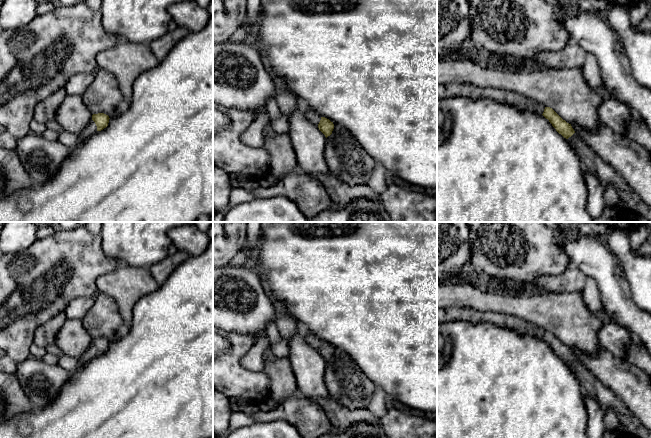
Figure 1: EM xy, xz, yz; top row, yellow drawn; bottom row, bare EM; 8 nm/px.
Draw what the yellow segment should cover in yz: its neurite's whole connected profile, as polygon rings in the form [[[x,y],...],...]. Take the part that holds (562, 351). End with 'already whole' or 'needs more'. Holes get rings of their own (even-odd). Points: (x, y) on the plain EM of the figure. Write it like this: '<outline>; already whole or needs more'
[[[457,306],[437,308],[437,324],[457,320],[469,321],[471,323],[492,323],[498,327],[513,330],[521,335],[543,339],[575,374],[583,396],[593,397],[603,409],[612,410],[626,432],[638,438],[651,438],[651,431],[632,414],[626,405],[610,389],[597,380],[593,374],[581,364],[571,348],[563,344],[552,332],[545,331],[541,327],[508,314],[478,311]]]; needs more

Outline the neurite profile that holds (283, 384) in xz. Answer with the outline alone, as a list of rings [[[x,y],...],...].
[[[276,358],[266,362],[264,372],[270,378],[270,397],[274,400],[292,397],[298,391],[289,359]]]

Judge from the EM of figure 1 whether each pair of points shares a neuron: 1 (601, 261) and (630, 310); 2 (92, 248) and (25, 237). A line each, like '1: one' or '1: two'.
1: one
2: two

